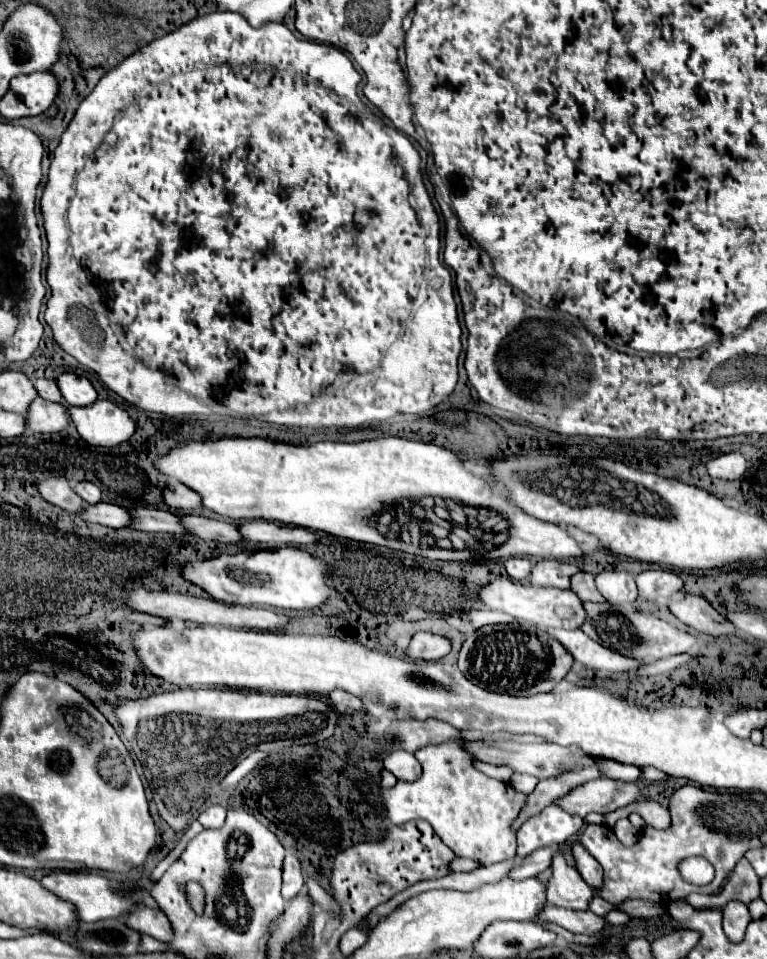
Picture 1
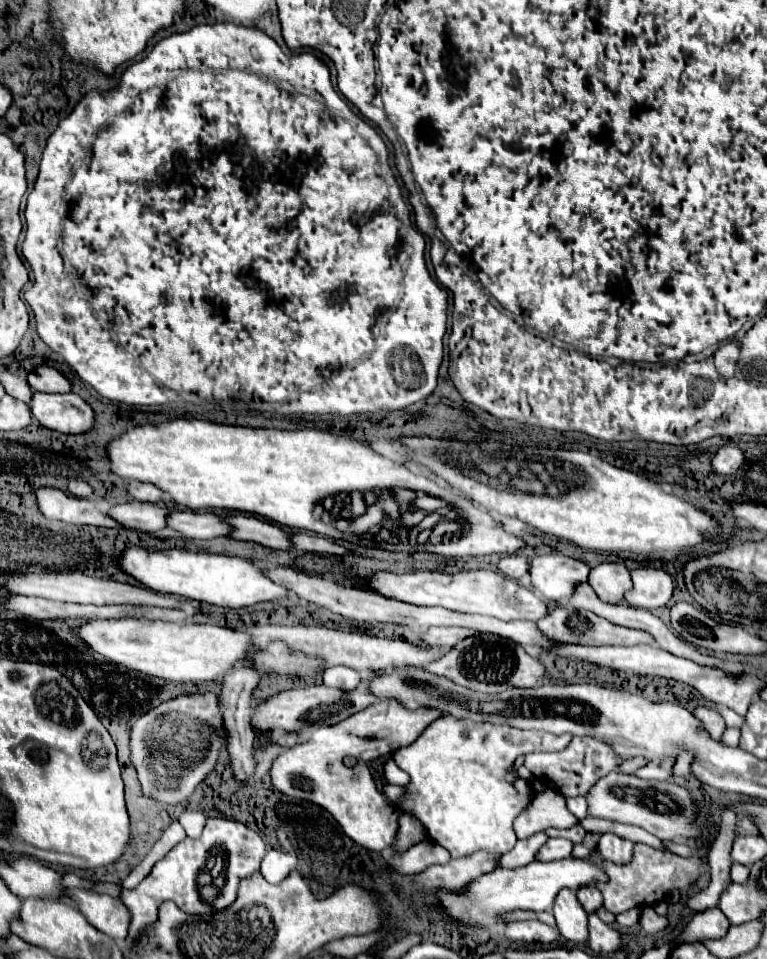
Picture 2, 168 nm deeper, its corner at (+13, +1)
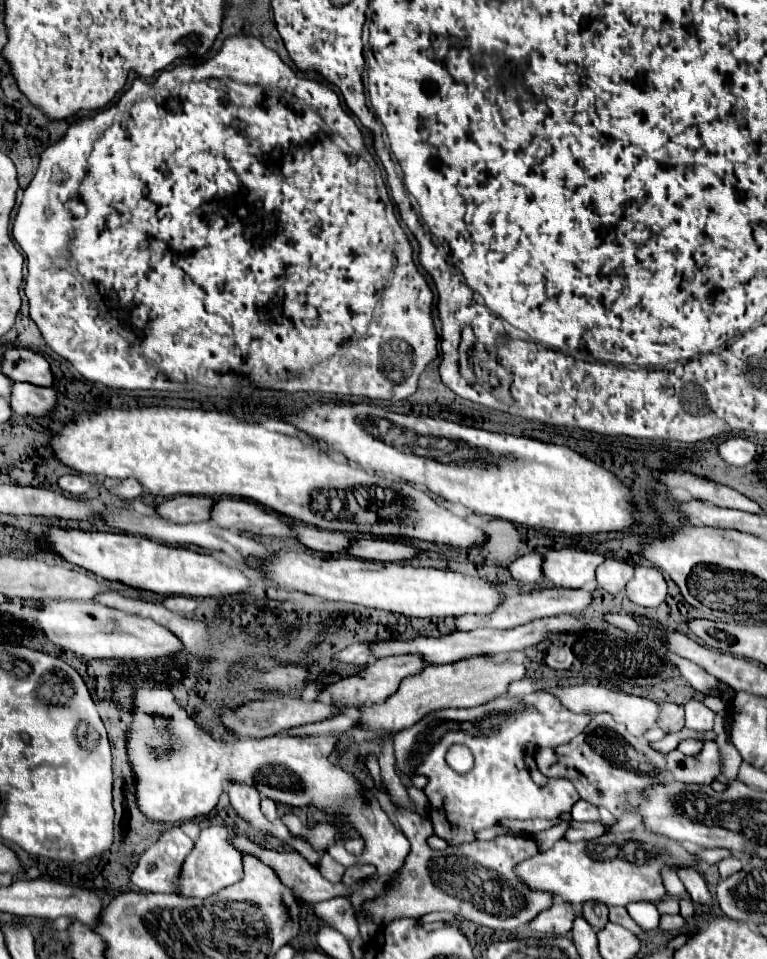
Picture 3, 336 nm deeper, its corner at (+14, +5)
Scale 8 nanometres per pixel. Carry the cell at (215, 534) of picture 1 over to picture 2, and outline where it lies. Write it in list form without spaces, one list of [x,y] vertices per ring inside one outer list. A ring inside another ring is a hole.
[[[232,514],[230,528],[234,528],[234,532],[230,532],[230,538],[234,540],[248,540],[248,542],[256,542],[278,550],[286,550],[290,546],[288,542],[290,530],[284,530],[266,518]]]

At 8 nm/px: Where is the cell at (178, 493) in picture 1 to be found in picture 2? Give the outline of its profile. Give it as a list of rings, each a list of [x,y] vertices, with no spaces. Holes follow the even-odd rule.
[[[130,482],[128,484],[128,492],[134,500],[138,502],[150,502],[150,504],[158,504],[164,500],[164,492],[158,490],[154,484],[148,482]]]

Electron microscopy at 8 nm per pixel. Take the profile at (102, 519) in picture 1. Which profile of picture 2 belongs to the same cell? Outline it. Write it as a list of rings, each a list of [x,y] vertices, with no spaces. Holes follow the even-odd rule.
[[[126,502],[116,504],[110,508],[110,516],[118,520],[124,528],[144,530],[144,532],[158,532],[166,526],[166,514],[168,508],[156,506],[156,504],[144,504],[144,502]]]

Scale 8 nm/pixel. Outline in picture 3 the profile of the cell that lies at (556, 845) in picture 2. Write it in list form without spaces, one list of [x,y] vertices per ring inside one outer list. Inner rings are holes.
[[[601,820],[597,822],[571,822],[571,828],[567,830],[565,838],[571,842],[579,842],[579,840],[591,840],[597,836],[607,834],[607,828],[613,824],[605,824]]]

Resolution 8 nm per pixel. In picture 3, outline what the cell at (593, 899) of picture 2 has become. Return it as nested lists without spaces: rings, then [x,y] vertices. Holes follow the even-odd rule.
[[[587,902],[585,906],[583,906],[583,918],[593,926],[593,930],[597,932],[597,930],[601,930],[601,928],[605,928],[605,924],[609,922],[609,918],[607,918],[607,906],[605,904],[597,904],[597,902]]]

